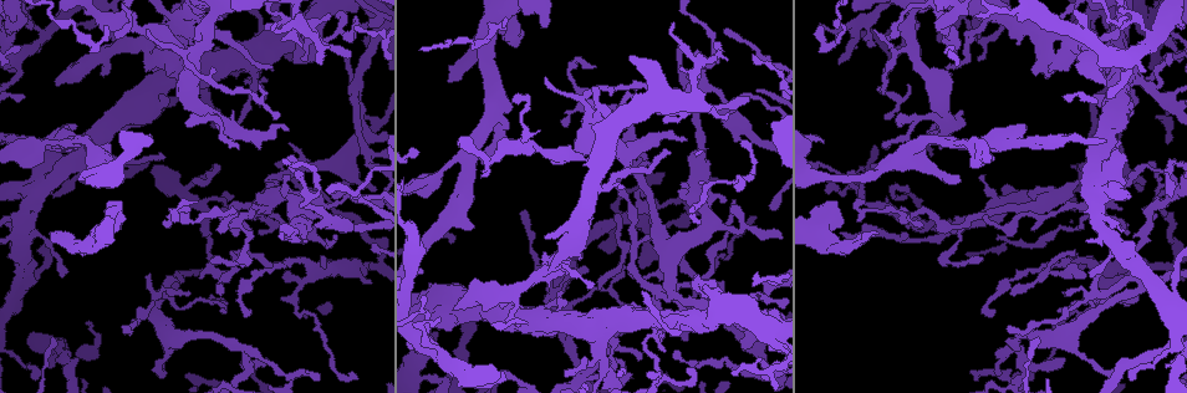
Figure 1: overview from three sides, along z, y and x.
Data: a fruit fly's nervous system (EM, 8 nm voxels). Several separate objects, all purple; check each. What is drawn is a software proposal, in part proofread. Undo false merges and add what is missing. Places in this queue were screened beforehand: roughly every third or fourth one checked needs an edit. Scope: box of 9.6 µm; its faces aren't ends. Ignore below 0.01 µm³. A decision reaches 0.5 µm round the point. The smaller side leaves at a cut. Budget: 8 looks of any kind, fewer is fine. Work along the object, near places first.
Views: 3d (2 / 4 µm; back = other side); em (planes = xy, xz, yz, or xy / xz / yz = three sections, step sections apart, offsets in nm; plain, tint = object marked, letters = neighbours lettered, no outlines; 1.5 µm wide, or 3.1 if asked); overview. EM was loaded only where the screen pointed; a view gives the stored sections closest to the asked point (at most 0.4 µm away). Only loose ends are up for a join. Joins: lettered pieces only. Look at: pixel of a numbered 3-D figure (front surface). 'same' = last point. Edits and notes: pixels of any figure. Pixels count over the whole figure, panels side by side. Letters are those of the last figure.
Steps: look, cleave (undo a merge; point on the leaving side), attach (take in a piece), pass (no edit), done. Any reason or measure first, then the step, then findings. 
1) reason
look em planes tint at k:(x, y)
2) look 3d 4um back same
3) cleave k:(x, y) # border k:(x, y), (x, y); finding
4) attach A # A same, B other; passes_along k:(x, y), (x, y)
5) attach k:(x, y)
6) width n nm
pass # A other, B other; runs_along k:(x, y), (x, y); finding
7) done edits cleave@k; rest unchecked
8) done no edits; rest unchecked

sharp bend
look em xz step 8 letters at 1:(117, 18)

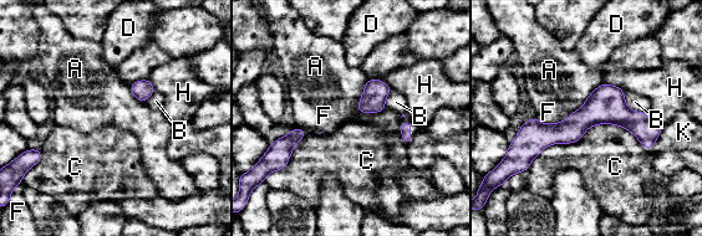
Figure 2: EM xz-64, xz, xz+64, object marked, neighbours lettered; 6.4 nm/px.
pass # A other, B other, C other, D other, F other, H other, K other; runs_along 2:(659, 127), (586, 116), (519, 137); continuous, no second neuron

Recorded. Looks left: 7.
an open end
look 3d 2um at 1:(481, 162)

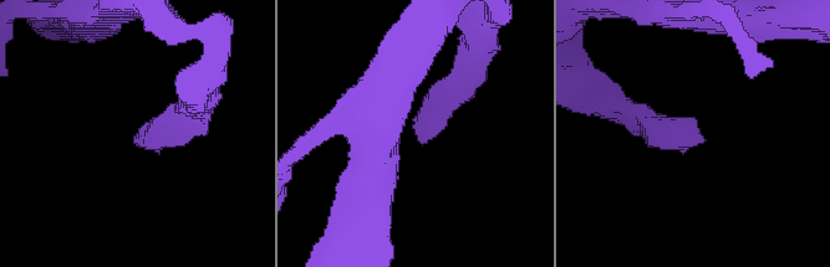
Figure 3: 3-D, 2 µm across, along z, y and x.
need the tissue
look em yz step 4 tint at 3:(421, 140)

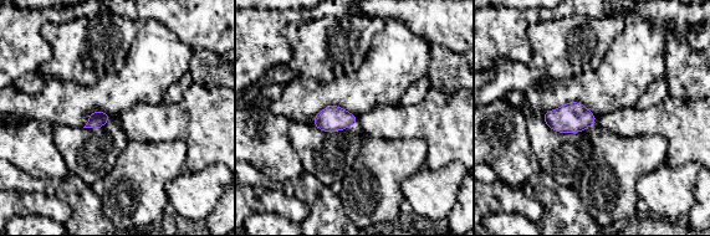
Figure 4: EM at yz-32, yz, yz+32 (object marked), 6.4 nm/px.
look em planes letters same

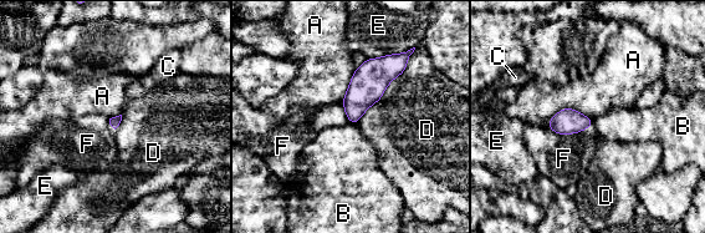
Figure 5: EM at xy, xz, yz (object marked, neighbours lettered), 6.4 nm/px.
longest_contact D 550 nm
pass # A other, B other, C other, D other, E other, F other; no lettered piece goes on from it

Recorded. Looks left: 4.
free end
look em planes letters at 1:(165, 228)

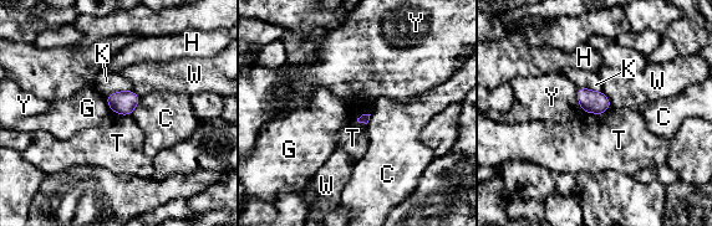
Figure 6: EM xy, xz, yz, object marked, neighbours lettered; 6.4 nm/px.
pass # C other, G other, H other, K other, T other, W other, Y other; border 6:(611, 107), (600, 114), (581, 112); no lettered piece goes on from it

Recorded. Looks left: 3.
done no edits; rest unchecked

